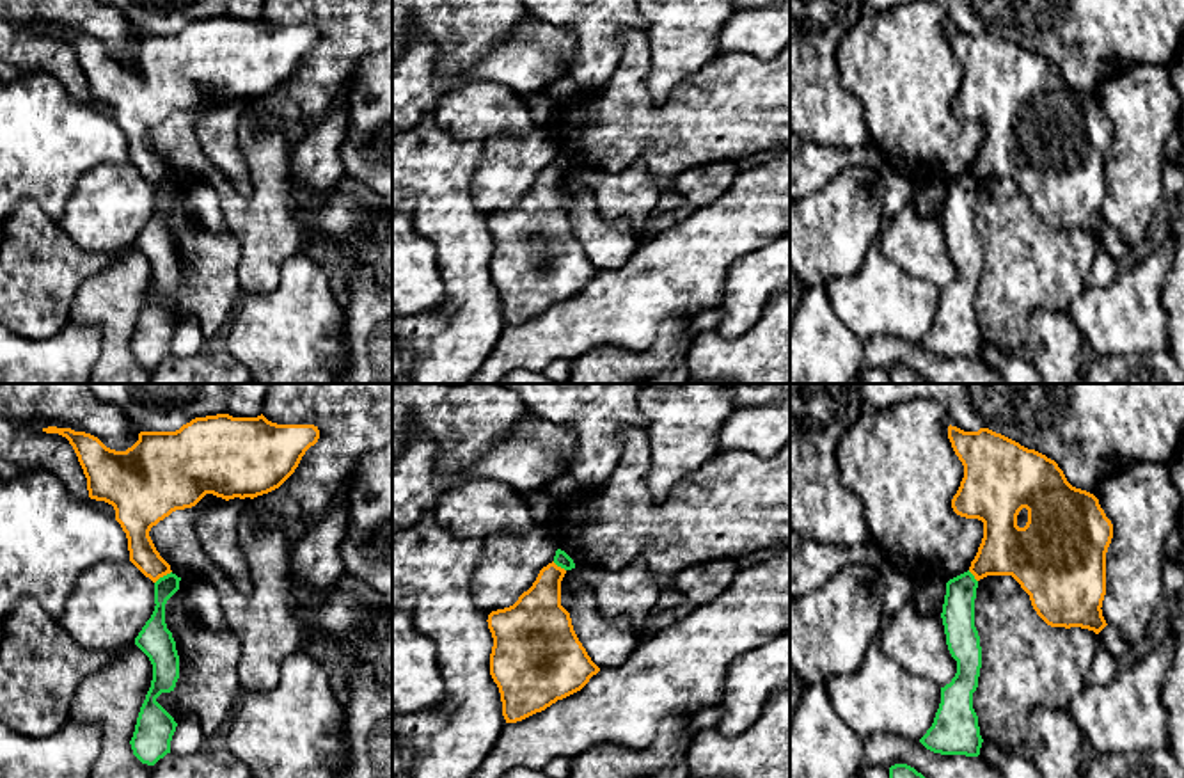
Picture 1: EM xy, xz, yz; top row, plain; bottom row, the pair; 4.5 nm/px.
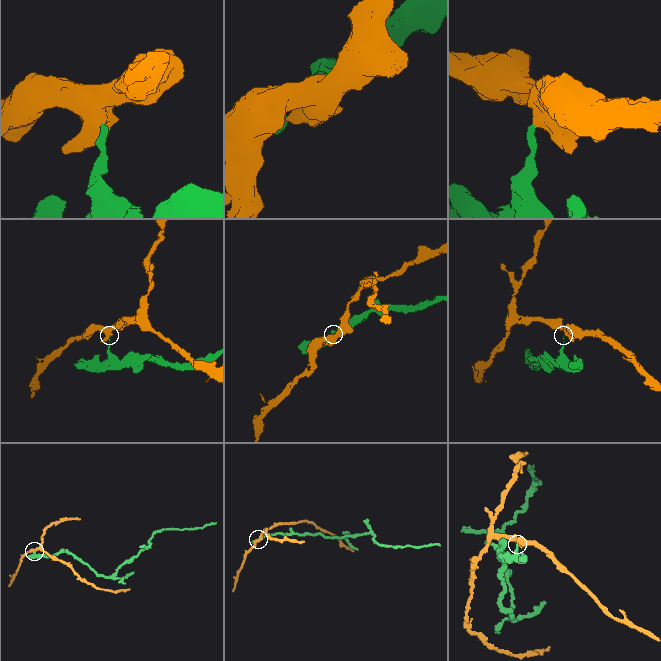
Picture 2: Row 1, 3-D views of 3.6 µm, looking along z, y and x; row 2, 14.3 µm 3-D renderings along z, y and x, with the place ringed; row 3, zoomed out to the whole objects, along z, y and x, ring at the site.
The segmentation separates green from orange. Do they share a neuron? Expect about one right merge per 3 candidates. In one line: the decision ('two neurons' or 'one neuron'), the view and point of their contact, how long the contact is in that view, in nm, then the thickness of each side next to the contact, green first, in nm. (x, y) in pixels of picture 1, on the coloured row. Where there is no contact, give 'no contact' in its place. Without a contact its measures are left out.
two neurons; meets green in xy at (164, 576); contact 100 nm long; 110 nm thick on the green side, 130 nm on the other

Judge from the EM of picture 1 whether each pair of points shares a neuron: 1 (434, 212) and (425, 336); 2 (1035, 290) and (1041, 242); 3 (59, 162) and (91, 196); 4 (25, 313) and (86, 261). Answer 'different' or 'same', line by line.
1: same
2: same
3: different
4: same

